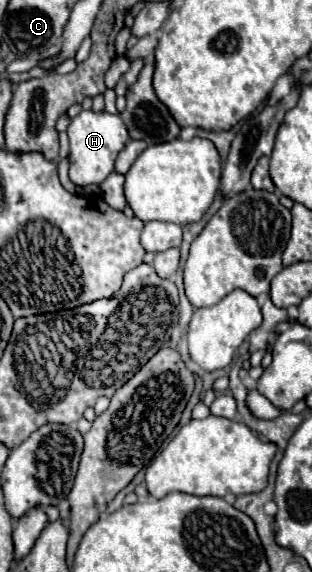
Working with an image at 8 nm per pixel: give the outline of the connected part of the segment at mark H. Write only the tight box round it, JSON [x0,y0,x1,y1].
[66,109,130,187]

